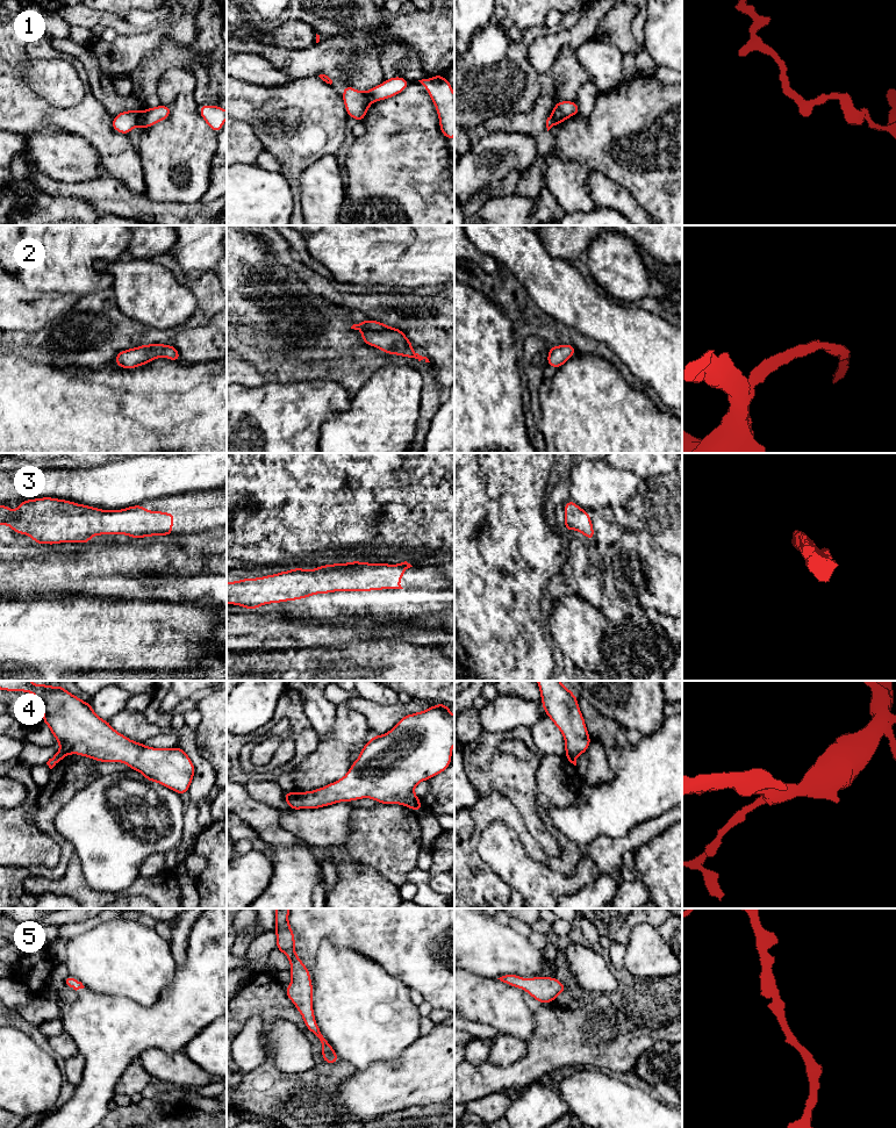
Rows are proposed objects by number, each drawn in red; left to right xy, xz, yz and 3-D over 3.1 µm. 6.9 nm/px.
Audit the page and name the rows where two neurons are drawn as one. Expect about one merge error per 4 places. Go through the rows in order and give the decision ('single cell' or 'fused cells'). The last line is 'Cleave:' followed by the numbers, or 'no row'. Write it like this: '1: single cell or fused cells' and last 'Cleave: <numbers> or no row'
1: fused cells
2: single cell
3: single cell
4: fused cells
5: single cell
Cleave: 1, 4

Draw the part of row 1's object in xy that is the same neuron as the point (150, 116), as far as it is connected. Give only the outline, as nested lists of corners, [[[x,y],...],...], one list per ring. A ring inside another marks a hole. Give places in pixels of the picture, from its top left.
[[[159,105],[155,108],[146,108],[139,116],[137,127],[145,129],[152,127],[153,124],[166,120],[172,109],[170,106]]]

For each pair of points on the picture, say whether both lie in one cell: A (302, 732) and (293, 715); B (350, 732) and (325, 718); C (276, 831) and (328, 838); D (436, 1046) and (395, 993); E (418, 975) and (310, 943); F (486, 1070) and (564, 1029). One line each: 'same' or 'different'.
A: same
B: different
C: different
D: different
E: same
F: same

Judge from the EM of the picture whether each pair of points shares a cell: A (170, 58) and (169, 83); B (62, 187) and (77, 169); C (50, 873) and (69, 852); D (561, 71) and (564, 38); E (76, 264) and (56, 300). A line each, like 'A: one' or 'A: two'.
A: two
B: two
C: one
D: two
E: two

